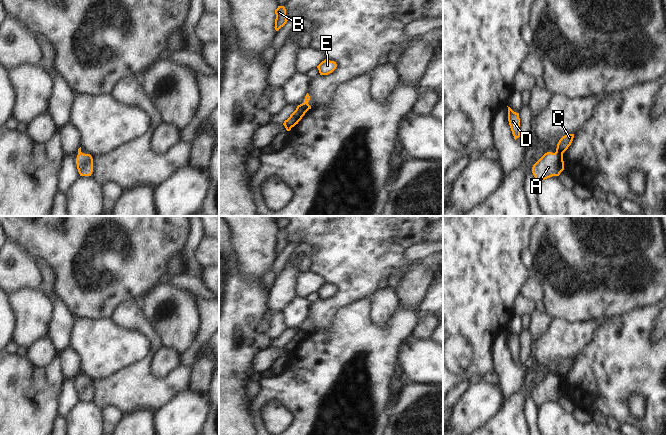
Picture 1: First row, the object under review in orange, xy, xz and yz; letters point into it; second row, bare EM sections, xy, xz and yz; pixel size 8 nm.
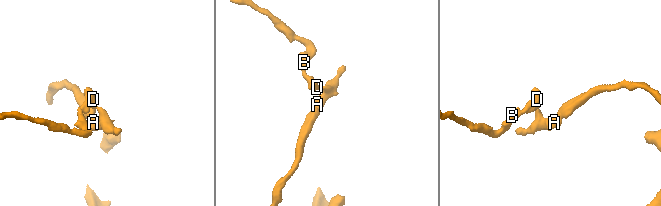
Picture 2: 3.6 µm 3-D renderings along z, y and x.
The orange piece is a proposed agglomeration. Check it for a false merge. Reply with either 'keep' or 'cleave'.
cleave

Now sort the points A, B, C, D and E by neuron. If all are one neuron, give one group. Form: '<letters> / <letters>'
A B D E / C

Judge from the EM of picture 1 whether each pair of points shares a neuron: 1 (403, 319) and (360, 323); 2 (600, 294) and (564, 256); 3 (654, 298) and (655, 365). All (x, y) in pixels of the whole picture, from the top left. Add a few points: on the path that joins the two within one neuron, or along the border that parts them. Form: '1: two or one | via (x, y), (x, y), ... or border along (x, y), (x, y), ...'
1: one | via (394, 330), (387, 337), (374, 337), (371, 334)
2: one | via (593, 285), (573, 265)
3: two | border along (656, 304), (637, 307), (631, 310)

